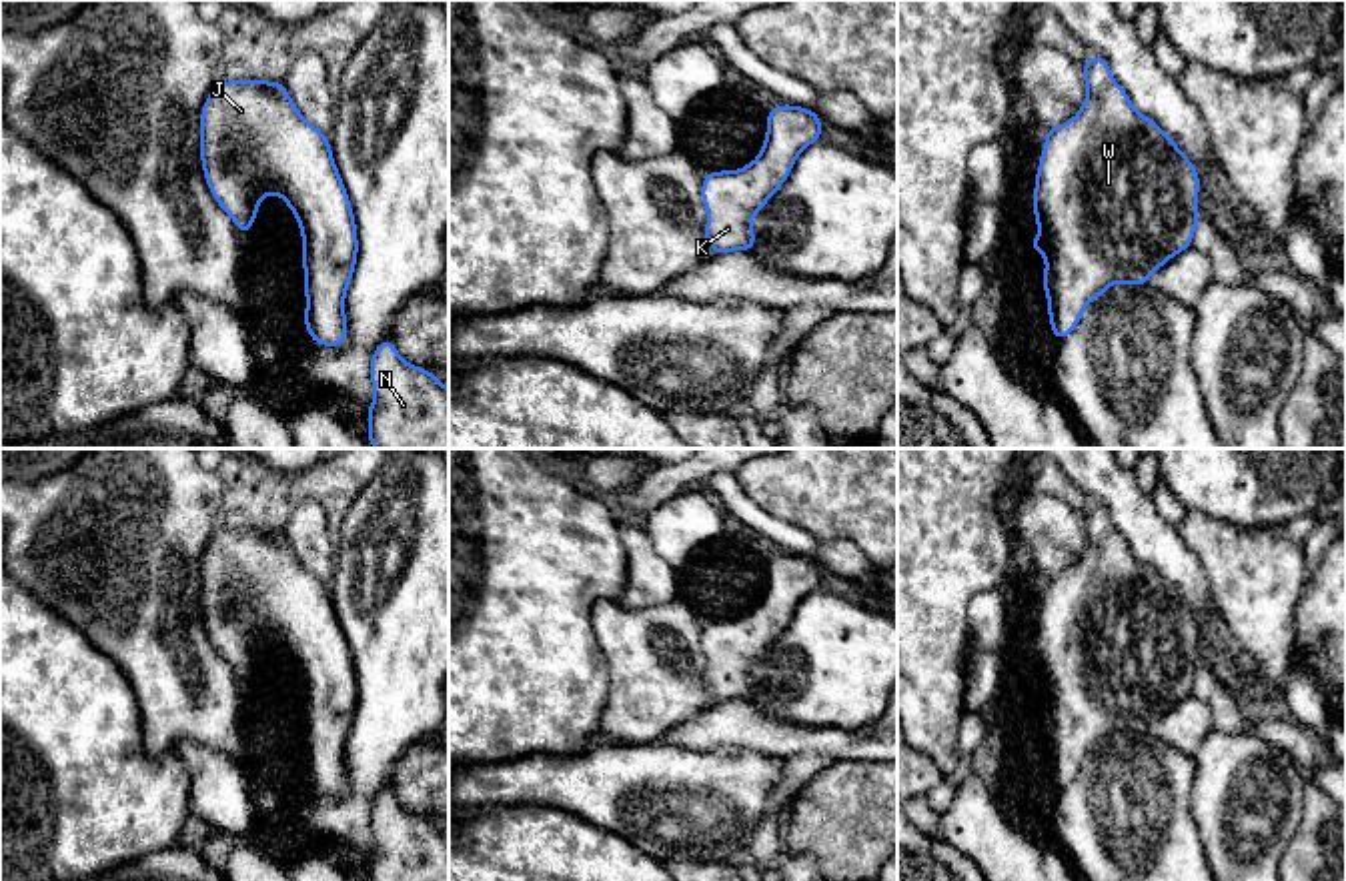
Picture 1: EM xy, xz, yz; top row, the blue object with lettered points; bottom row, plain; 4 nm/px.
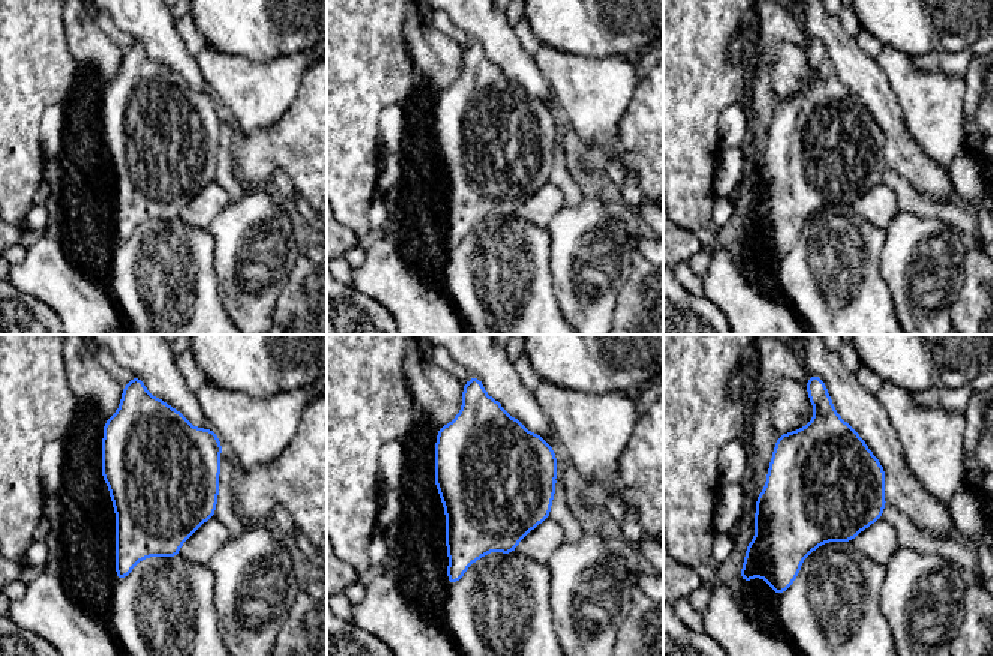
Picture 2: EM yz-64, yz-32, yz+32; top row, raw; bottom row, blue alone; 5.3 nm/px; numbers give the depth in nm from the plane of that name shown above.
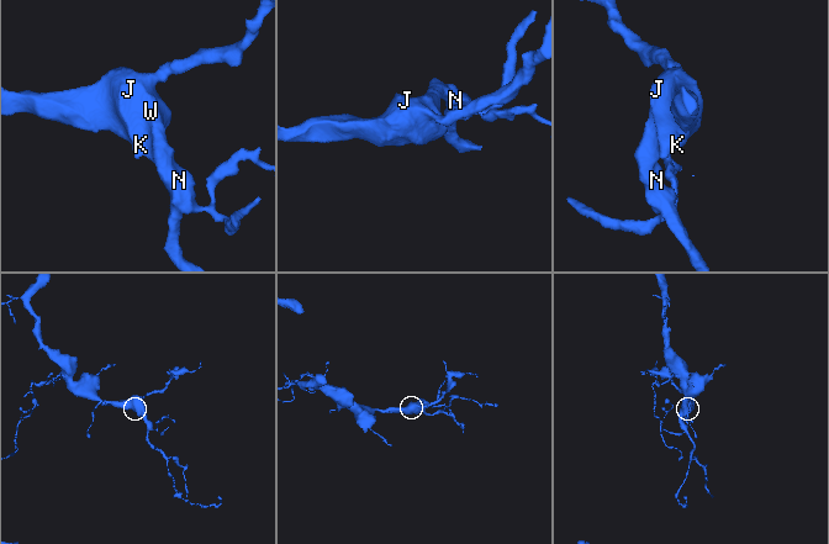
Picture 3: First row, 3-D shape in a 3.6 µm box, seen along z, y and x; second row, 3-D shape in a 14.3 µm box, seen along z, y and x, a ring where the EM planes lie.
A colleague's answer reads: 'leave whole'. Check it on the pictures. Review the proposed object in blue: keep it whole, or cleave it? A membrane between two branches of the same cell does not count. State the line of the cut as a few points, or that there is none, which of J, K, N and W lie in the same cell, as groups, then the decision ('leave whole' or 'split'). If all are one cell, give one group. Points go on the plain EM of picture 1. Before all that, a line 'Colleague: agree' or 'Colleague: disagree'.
Colleague: agree
no cut | J K N W | leave whole

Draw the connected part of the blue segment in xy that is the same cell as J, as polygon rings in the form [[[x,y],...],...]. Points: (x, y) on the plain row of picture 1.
[[[282,531],[214,533],[200,561],[206,633],[240,685],[262,645],[278,643],[302,683],[304,775],[314,793],[347,789],[345,747],[359,689],[330,589],[294,555]]]

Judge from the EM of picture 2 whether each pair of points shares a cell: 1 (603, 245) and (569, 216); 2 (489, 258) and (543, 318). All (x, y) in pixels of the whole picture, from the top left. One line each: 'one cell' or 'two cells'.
1: one cell
2: one cell

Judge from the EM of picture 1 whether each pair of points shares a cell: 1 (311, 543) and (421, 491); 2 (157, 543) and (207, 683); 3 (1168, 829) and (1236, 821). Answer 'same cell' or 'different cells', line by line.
1: different cells
2: same cell
3: different cells

